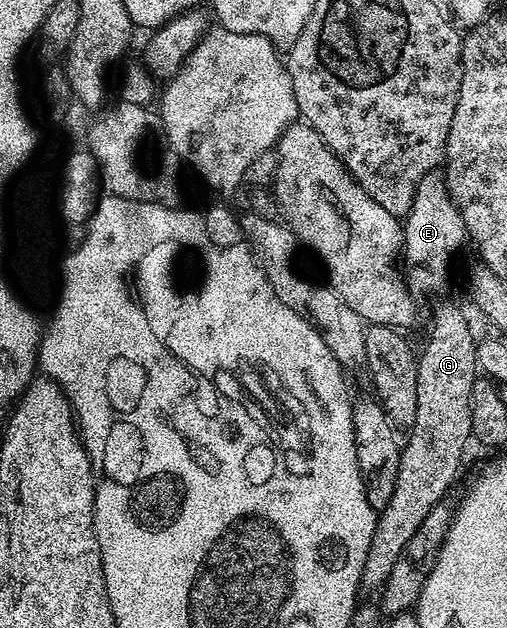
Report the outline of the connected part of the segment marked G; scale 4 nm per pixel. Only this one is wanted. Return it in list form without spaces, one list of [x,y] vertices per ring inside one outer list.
[[[440,304],[433,310],[432,329],[420,352],[424,362],[417,366],[417,417],[402,444],[394,495],[376,517],[370,554],[365,555],[365,589],[383,589],[390,570],[394,570],[394,562],[398,562],[398,554],[418,534],[418,526],[426,522],[432,507],[447,497],[444,495],[448,487],[460,472],[464,447],[473,439],[470,394],[478,379],[476,346],[467,318],[454,305]]]

